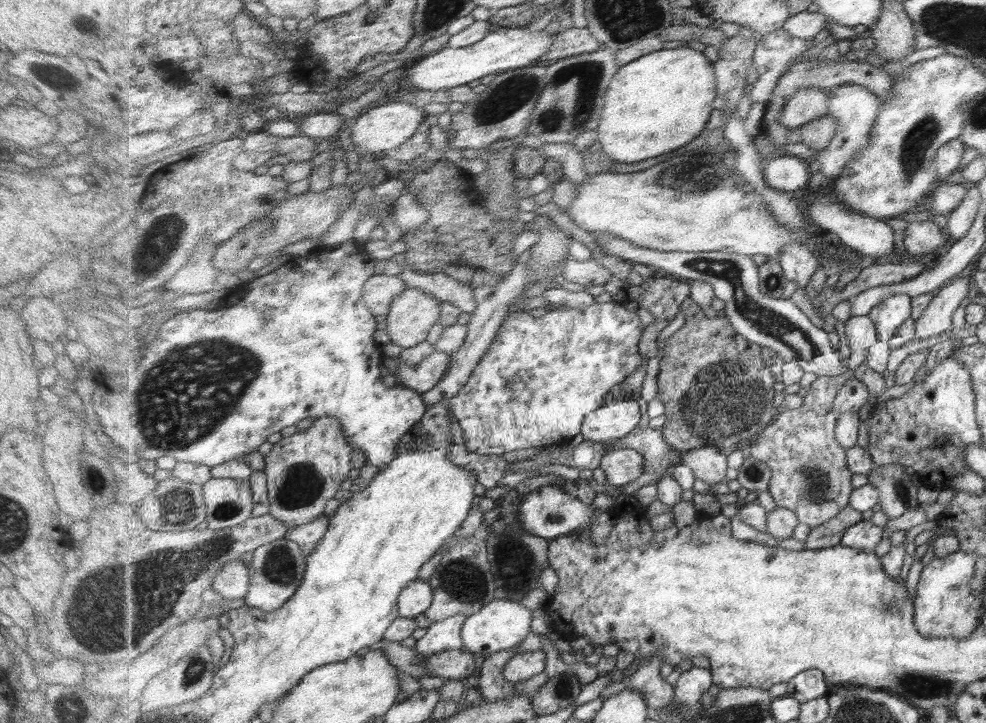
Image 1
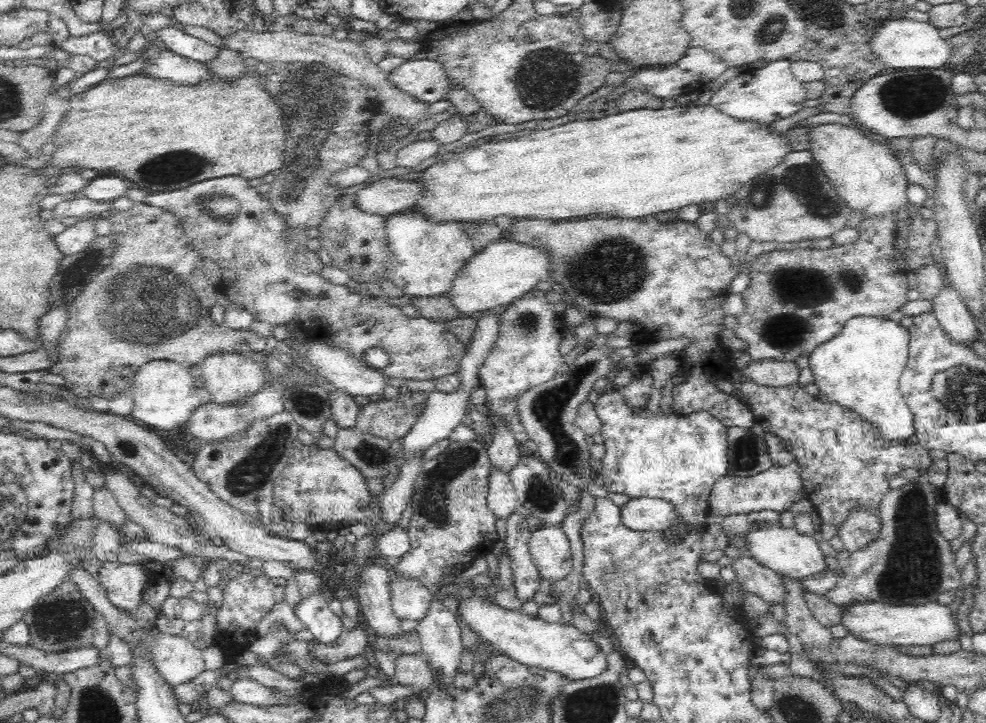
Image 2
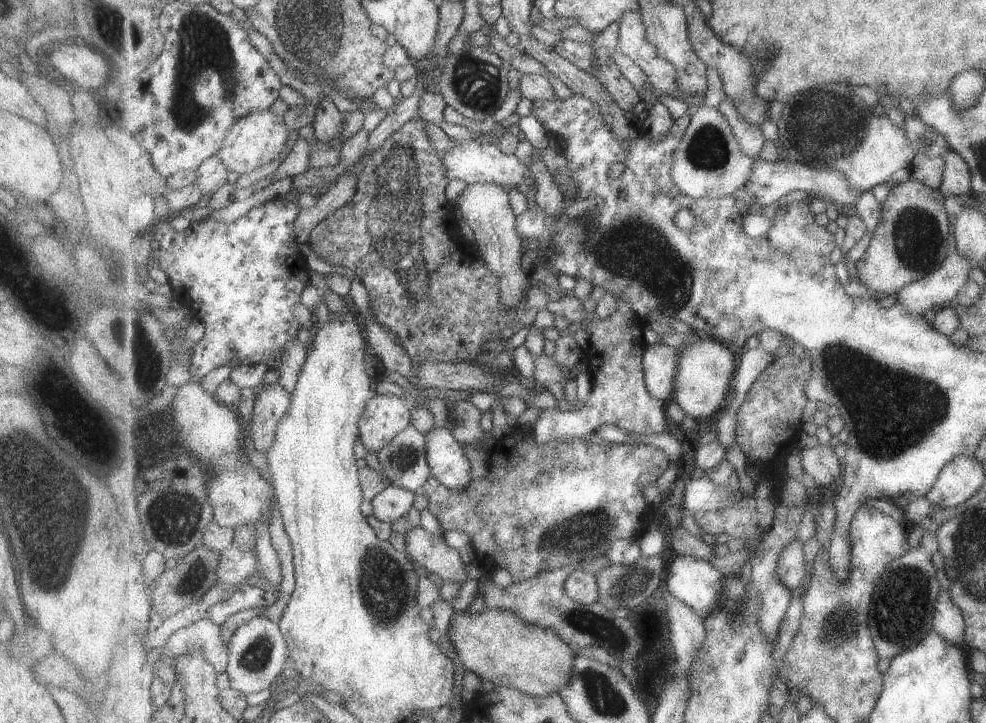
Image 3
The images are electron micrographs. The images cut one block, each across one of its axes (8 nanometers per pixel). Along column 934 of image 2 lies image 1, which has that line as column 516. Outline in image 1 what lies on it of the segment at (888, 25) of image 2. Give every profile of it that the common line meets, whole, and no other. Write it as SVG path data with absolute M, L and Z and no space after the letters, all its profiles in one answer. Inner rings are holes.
M501 27L490 32L481 42L467 48L445 47L433 55L421 58L410 65L406 76L410 90L448 90L459 86L465 86L473 80L479 80L483 76L498 75L499 72L513 70L513 68L525 68L533 62L539 62L541 56L545 56L552 47L554 38L560 32L549 34L545 31L529 31L527 27Z

